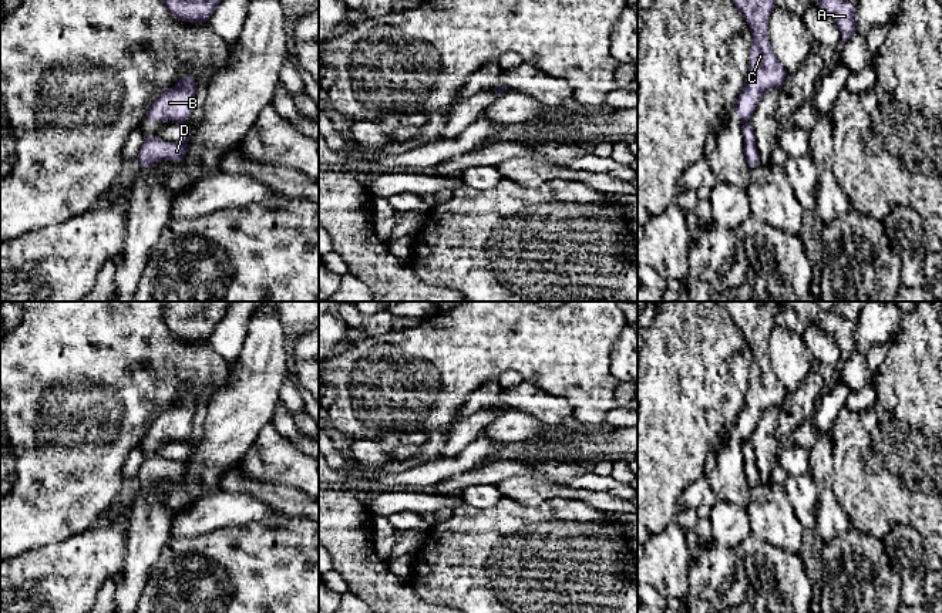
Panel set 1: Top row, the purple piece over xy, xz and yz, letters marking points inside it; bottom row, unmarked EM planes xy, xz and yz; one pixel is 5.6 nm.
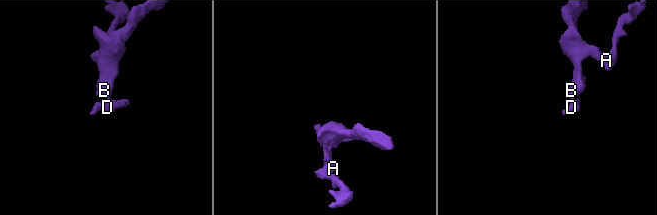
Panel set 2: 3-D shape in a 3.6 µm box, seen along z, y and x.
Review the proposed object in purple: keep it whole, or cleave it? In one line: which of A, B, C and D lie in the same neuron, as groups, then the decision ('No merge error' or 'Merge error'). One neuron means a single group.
Groups: A B C / D. Merge error

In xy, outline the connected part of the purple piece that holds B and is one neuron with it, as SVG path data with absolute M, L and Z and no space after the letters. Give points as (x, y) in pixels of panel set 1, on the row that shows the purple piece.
M191 75L182 77L175 87L155 100L148 111L154 121L186 122L191 114L196 82Z

